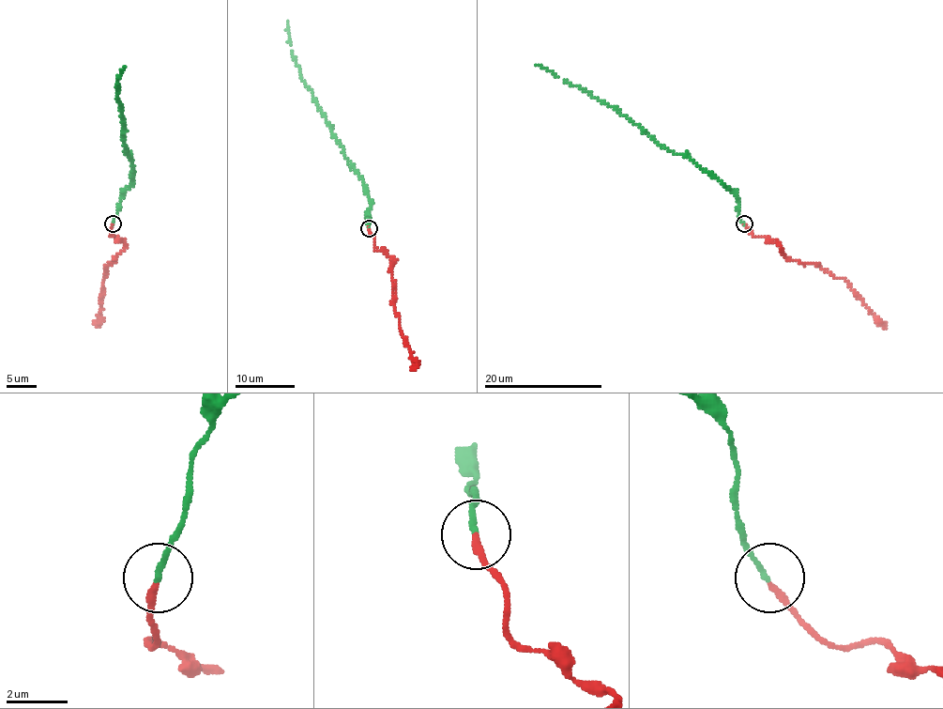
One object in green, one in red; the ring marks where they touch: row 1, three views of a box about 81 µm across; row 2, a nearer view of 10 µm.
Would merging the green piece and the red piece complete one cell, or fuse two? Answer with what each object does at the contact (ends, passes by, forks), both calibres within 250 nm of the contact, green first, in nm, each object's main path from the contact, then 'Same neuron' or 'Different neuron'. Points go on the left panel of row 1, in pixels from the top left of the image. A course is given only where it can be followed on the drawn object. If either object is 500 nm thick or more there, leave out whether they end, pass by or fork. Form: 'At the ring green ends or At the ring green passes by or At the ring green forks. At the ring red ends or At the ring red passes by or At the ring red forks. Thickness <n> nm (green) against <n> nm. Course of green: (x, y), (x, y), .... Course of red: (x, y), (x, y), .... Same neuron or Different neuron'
At the ring green ends. At the ring red ends. Thickness 160 nm (green) against 200 nm. Course of green: (113, 223), (119, 198), (130, 185), (133, 172), (125, 146), (125, 129), (116, 95), (117, 80), (126, 66). Course of red: (113, 223), (110, 237), (117, 237), (125, 249), (115, 262), (105, 266), (98, 315), (101, 320), (93, 321). Same neuron

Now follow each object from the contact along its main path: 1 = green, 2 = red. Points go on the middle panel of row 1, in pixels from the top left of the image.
1: (369, 227), (367, 220), (371, 204), (366, 187), (299, 75), (290, 50), (288, 22)
2: (369, 227), (374, 245), (396, 259), (390, 269), (395, 281), (391, 305), (418, 365), (410, 369)

